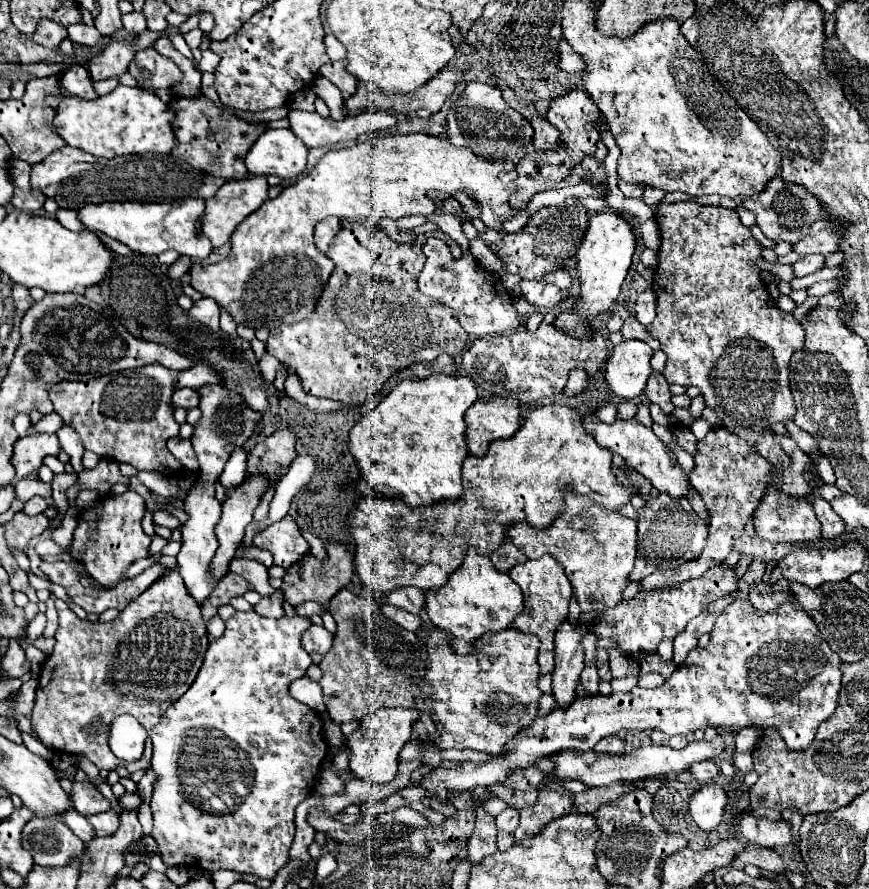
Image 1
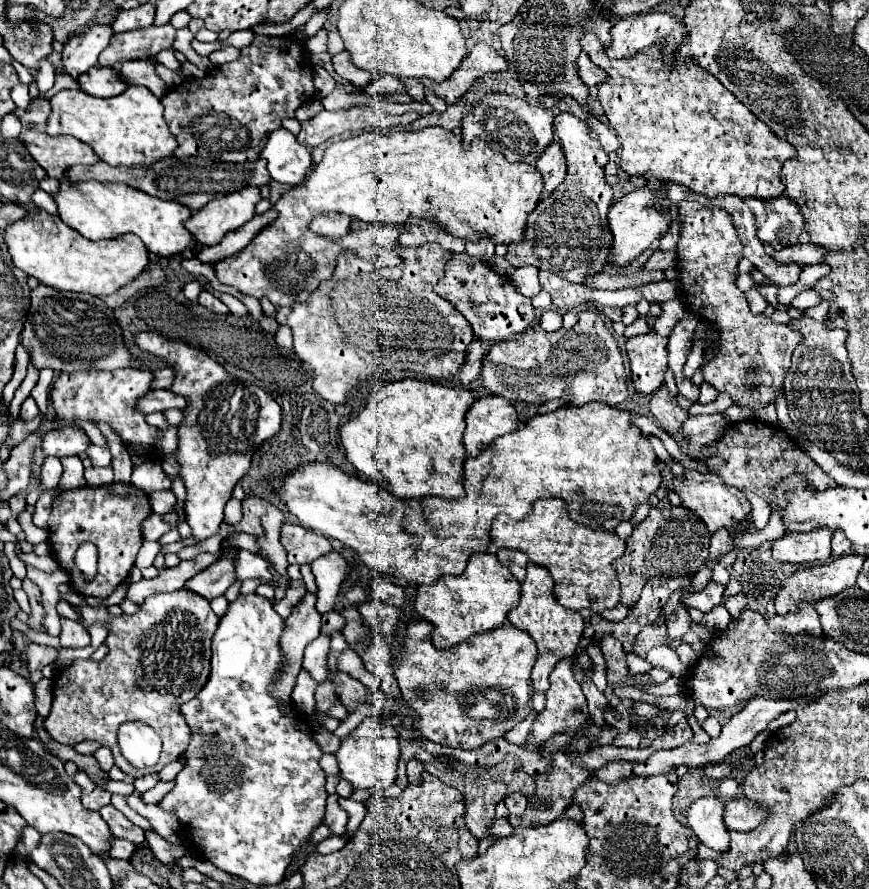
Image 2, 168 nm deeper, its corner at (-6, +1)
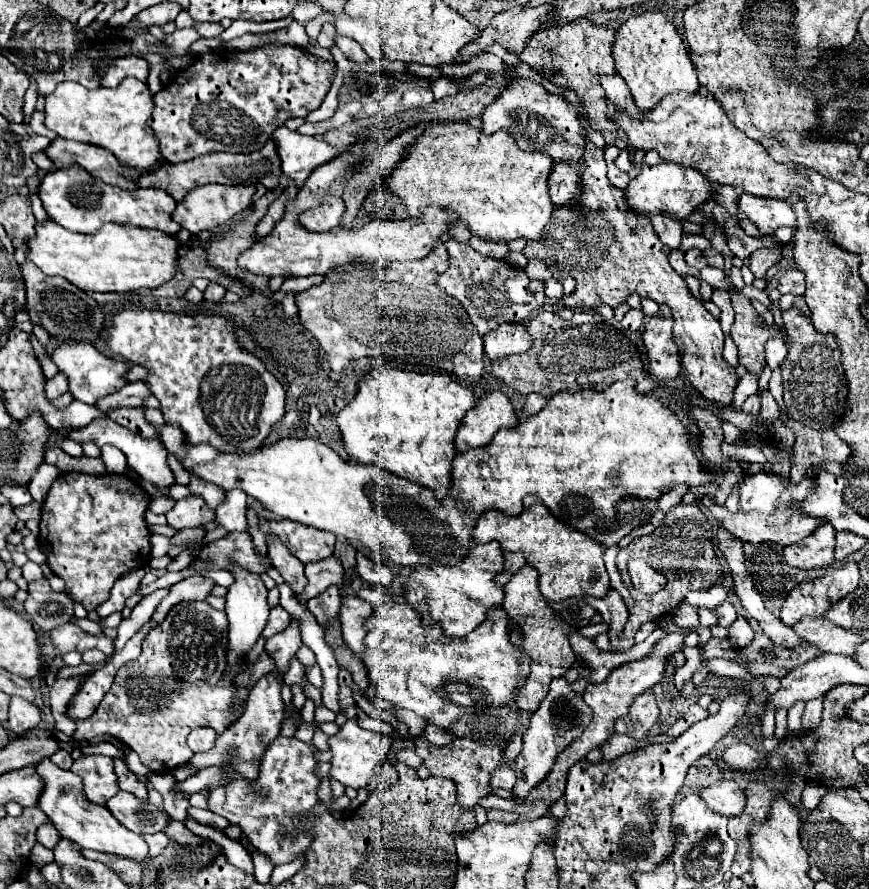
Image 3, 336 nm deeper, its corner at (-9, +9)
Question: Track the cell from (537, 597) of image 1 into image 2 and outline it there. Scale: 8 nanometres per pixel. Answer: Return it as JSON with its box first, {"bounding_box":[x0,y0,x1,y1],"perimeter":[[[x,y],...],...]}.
{"bounding_box":[508,562,584,692],"perimeter":[[[532,562],[526,568],[526,580],[522,582],[522,592],[520,592],[520,604],[508,612],[508,622],[518,628],[528,632],[538,648],[538,658],[530,676],[532,690],[536,692],[546,692],[548,690],[548,676],[554,670],[554,666],[560,660],[572,658],[576,654],[578,642],[584,634],[584,620],[578,612],[572,612],[564,606],[560,606],[552,594],[554,580],[550,572],[544,566],[534,566]]]}

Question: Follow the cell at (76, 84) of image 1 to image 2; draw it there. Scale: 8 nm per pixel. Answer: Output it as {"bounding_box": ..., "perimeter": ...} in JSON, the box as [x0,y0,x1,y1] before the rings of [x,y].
{"bounding_box":[80,66,128,98],"perimeter":[[[94,66],[88,72],[84,72],[80,78],[80,88],[90,94],[90,96],[98,96],[98,98],[110,98],[110,96],[118,96],[126,90],[128,82],[126,78],[122,78],[120,70],[116,68],[106,68],[106,66]]]}

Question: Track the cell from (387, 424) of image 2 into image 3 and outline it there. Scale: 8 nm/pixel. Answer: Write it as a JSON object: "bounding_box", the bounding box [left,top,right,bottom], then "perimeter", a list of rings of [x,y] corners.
{"bounding_box":[337,368,475,492],"perimeter":[[[377,368],[368,374],[357,396],[339,412],[337,424],[341,428],[343,446],[351,460],[359,464],[379,464],[391,474],[427,486],[435,492],[449,492],[453,474],[451,464],[455,458],[455,436],[465,412],[475,406],[475,396],[467,386],[451,380],[449,374],[421,374],[421,372],[385,372]]]}

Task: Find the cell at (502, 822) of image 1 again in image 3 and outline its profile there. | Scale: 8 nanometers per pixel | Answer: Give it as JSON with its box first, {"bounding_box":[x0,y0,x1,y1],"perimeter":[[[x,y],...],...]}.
{"bounding_box":[491,768,515,792],"perimeter":[[[501,768],[491,776],[491,788],[493,790],[507,790],[513,792],[515,786],[515,774],[511,768]]]}

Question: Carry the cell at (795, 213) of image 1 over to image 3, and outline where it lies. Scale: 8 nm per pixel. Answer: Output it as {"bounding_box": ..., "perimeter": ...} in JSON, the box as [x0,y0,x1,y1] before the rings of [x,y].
{"bounding_box":[739,194,795,234],"perimeter":[[[753,194],[739,196],[739,208],[759,228],[761,234],[773,234],[779,226],[795,226],[795,214],[787,200],[757,198]]]}

